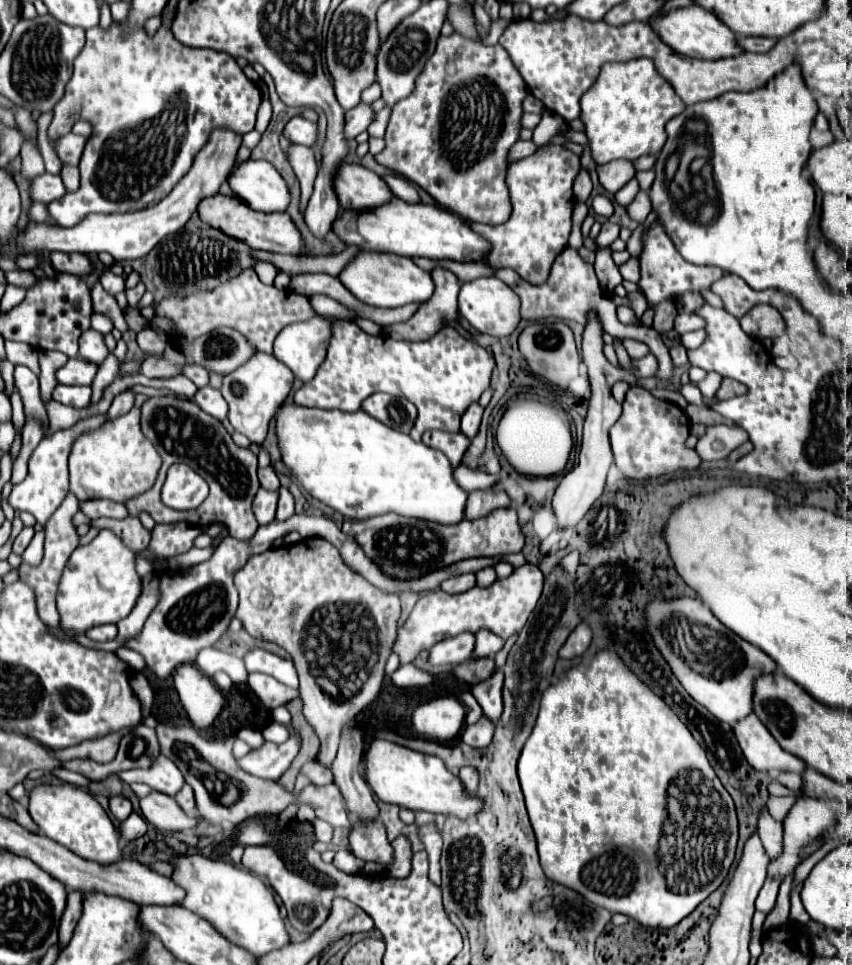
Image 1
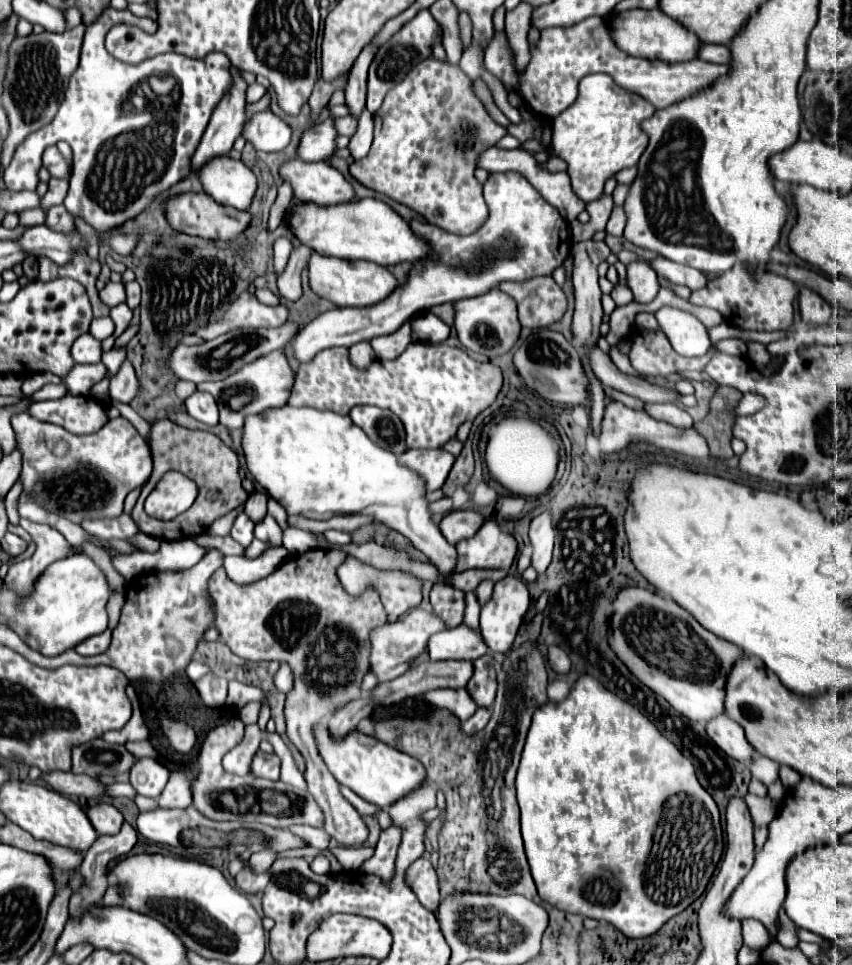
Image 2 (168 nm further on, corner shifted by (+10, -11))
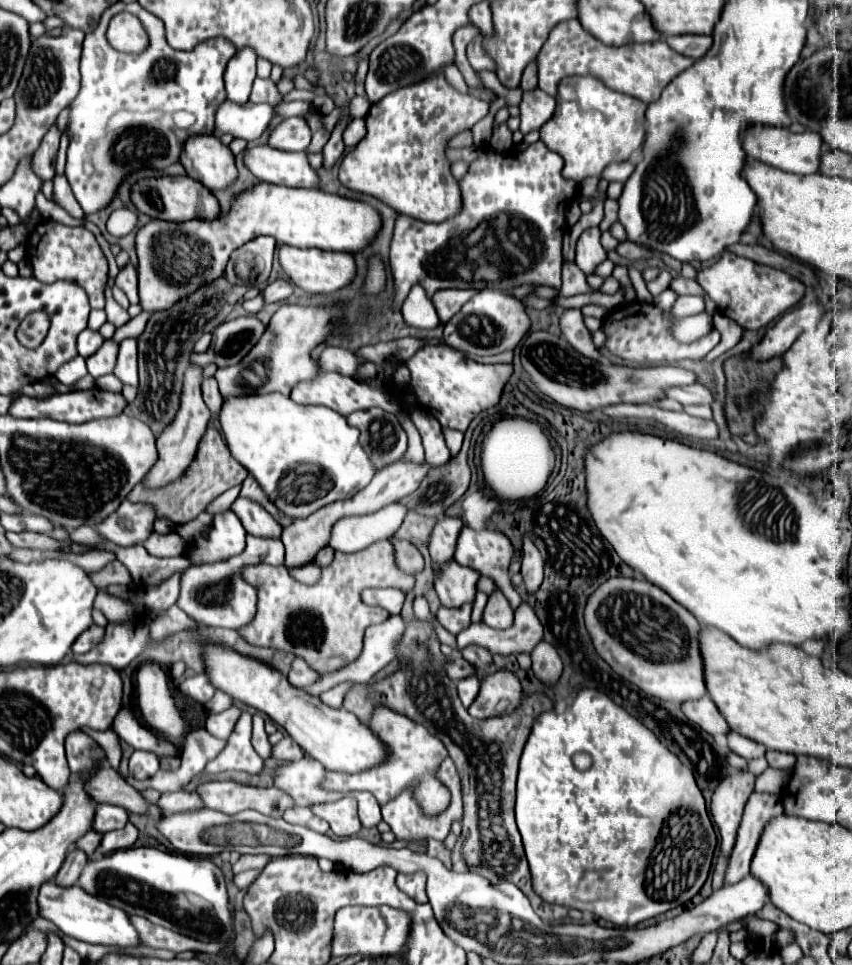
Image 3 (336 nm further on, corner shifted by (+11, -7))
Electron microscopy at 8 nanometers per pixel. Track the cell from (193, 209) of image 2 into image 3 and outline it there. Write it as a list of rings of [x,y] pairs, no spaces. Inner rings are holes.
[[[183,175],[183,177],[159,177],[159,179],[143,179],[133,185],[131,199],[137,205],[137,209],[145,215],[151,215],[153,219],[161,221],[173,221],[173,223],[185,223],[191,219],[203,219],[213,221],[221,213],[221,205],[215,199],[215,195],[199,185],[199,181]]]

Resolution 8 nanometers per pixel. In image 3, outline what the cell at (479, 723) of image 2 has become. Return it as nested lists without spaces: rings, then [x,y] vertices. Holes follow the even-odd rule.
[[[495,671],[481,683],[475,703],[469,707],[469,715],[475,719],[495,717],[499,713],[511,713],[523,699],[521,683],[511,671]]]

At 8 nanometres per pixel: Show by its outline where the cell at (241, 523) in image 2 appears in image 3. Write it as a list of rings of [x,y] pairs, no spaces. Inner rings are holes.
[[[231,511],[217,513],[209,535],[195,541],[189,547],[187,555],[195,563],[215,563],[221,559],[229,559],[245,549],[245,535],[247,531],[243,529],[235,513]]]

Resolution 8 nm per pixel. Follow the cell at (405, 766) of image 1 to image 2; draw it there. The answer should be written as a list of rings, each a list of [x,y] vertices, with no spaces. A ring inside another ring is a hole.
[[[316,725],[316,745],[318,745],[320,757],[324,759],[326,767],[336,777],[336,781],[340,785],[350,787],[354,793],[374,803],[378,809],[386,809],[388,805],[392,805],[406,793],[420,787],[426,779],[426,769],[420,761],[358,729],[348,733],[348,737],[342,737],[340,741],[336,741],[336,737],[328,733],[326,725]]]

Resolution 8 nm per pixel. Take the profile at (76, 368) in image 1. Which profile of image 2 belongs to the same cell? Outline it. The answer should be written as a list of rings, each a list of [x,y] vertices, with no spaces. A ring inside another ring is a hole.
[[[102,363],[96,365],[74,365],[74,369],[64,377],[70,395],[88,395],[90,387],[108,377],[108,369]]]

